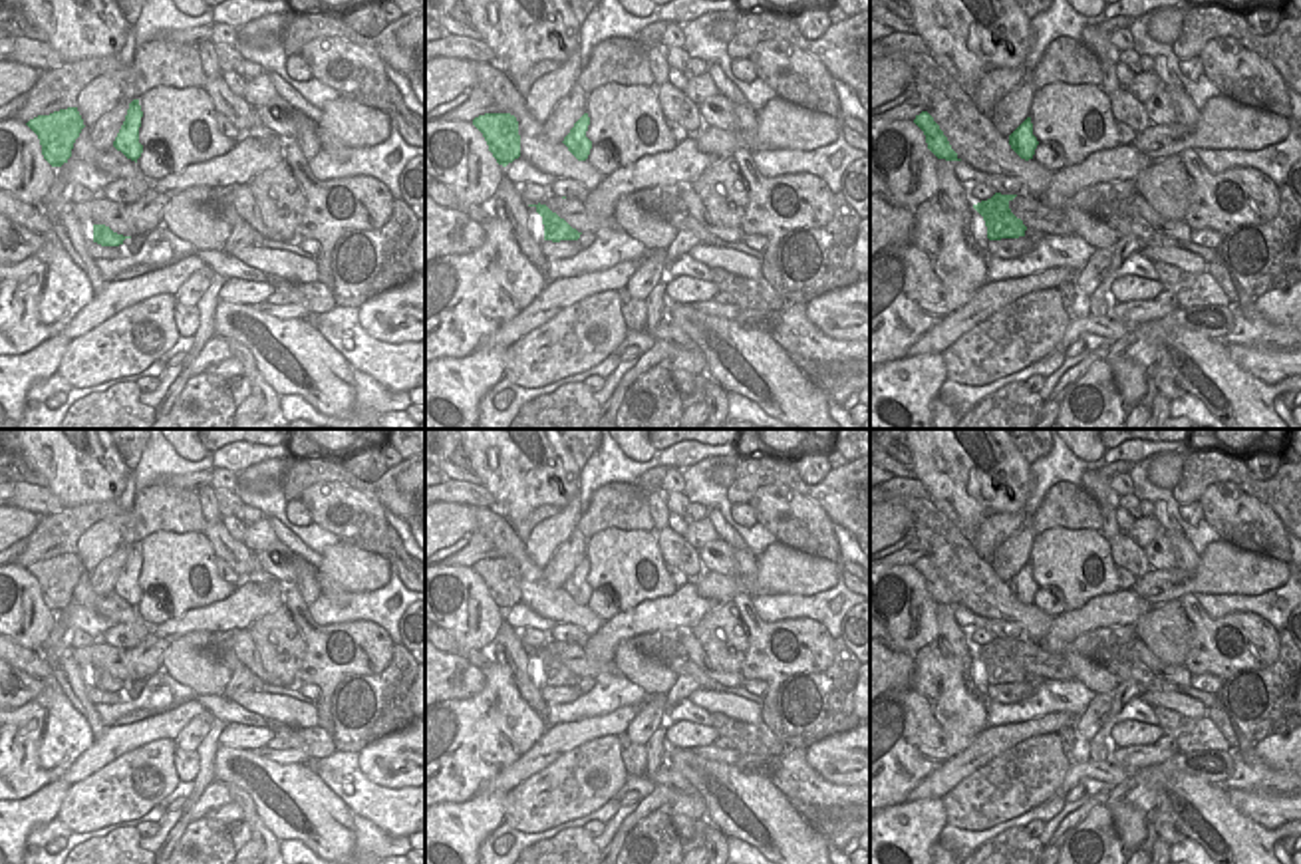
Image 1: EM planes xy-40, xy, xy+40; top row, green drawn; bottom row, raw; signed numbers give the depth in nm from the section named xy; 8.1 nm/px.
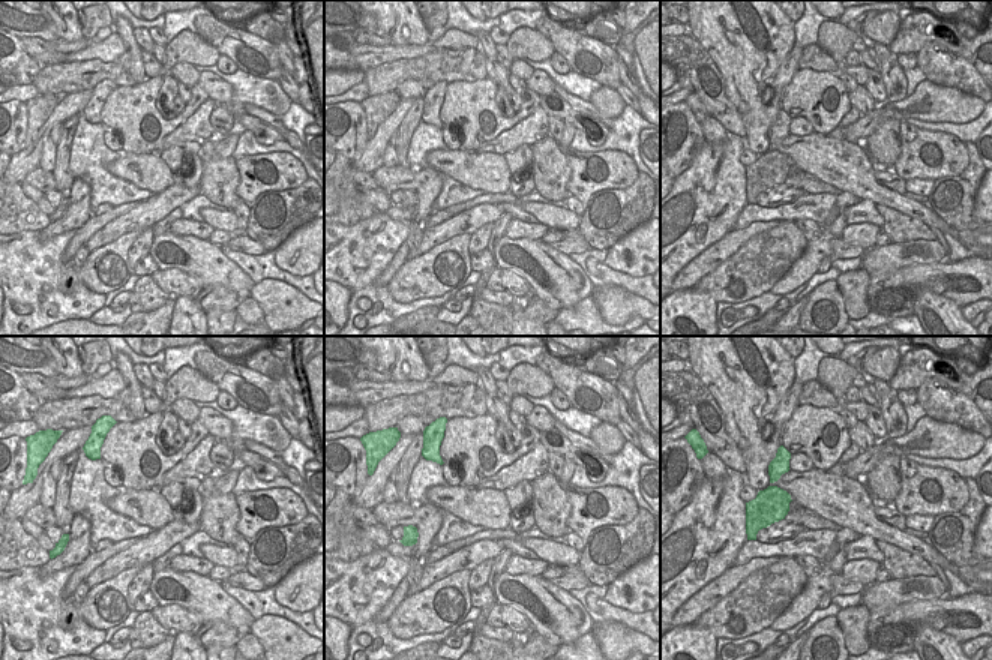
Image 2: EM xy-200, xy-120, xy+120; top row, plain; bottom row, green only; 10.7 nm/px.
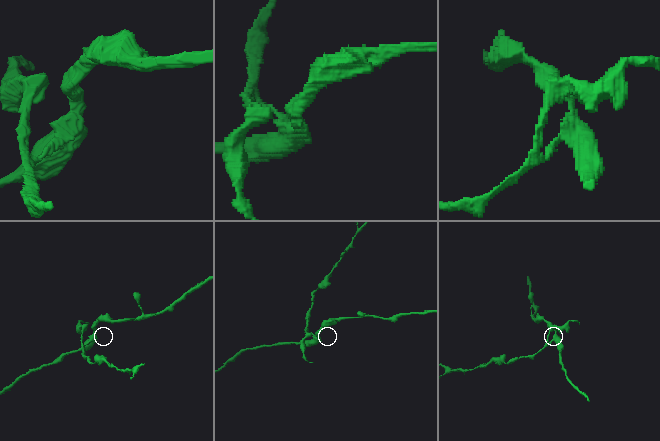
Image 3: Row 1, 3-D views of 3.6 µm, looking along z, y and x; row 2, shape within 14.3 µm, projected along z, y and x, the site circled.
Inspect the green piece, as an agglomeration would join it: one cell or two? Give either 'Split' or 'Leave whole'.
Split

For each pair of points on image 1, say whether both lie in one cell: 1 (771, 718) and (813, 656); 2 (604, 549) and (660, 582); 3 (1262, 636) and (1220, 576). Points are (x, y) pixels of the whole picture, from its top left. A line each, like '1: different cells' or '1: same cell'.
1: same cell
2: same cell
3: different cells

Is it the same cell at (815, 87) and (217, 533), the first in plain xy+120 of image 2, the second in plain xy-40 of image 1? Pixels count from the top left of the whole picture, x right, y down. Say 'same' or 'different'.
different

